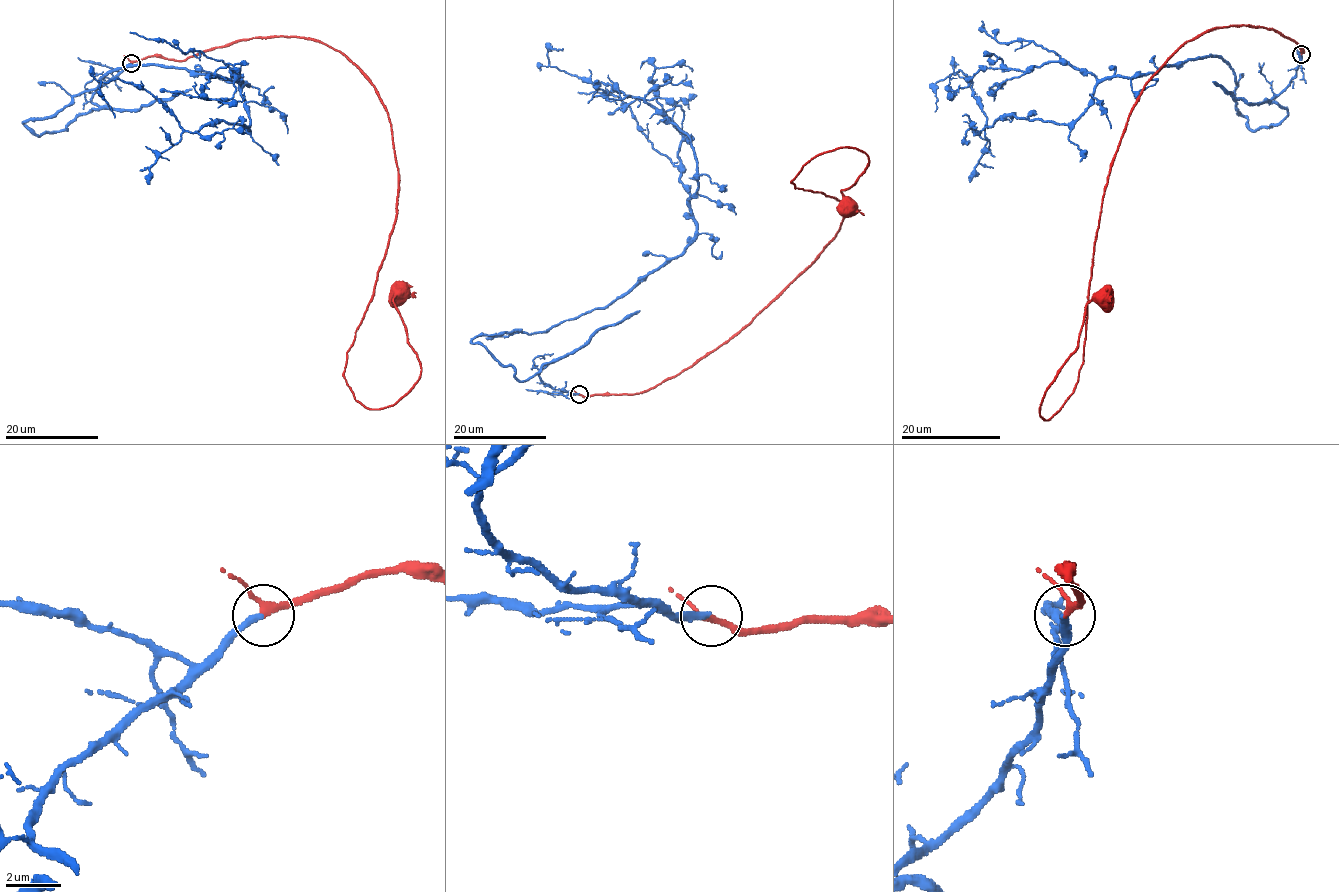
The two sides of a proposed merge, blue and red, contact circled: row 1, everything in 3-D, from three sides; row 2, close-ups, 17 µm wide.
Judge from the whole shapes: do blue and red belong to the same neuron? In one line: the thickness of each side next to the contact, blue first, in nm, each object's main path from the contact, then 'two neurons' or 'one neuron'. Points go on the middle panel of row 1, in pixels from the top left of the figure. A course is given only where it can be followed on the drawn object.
240 nm thick on the blue side, 180 nm on the other; blue runs (578, 393), (472, 340), (545, 333), (677, 258), (696, 161), (641, 98), (549, 65), (562, 48); red runs (578, 393), (655, 388), (727, 343), (846, 215), (794, 177), (854, 147), (869, 160), (841, 191), (845, 206); one neuron

